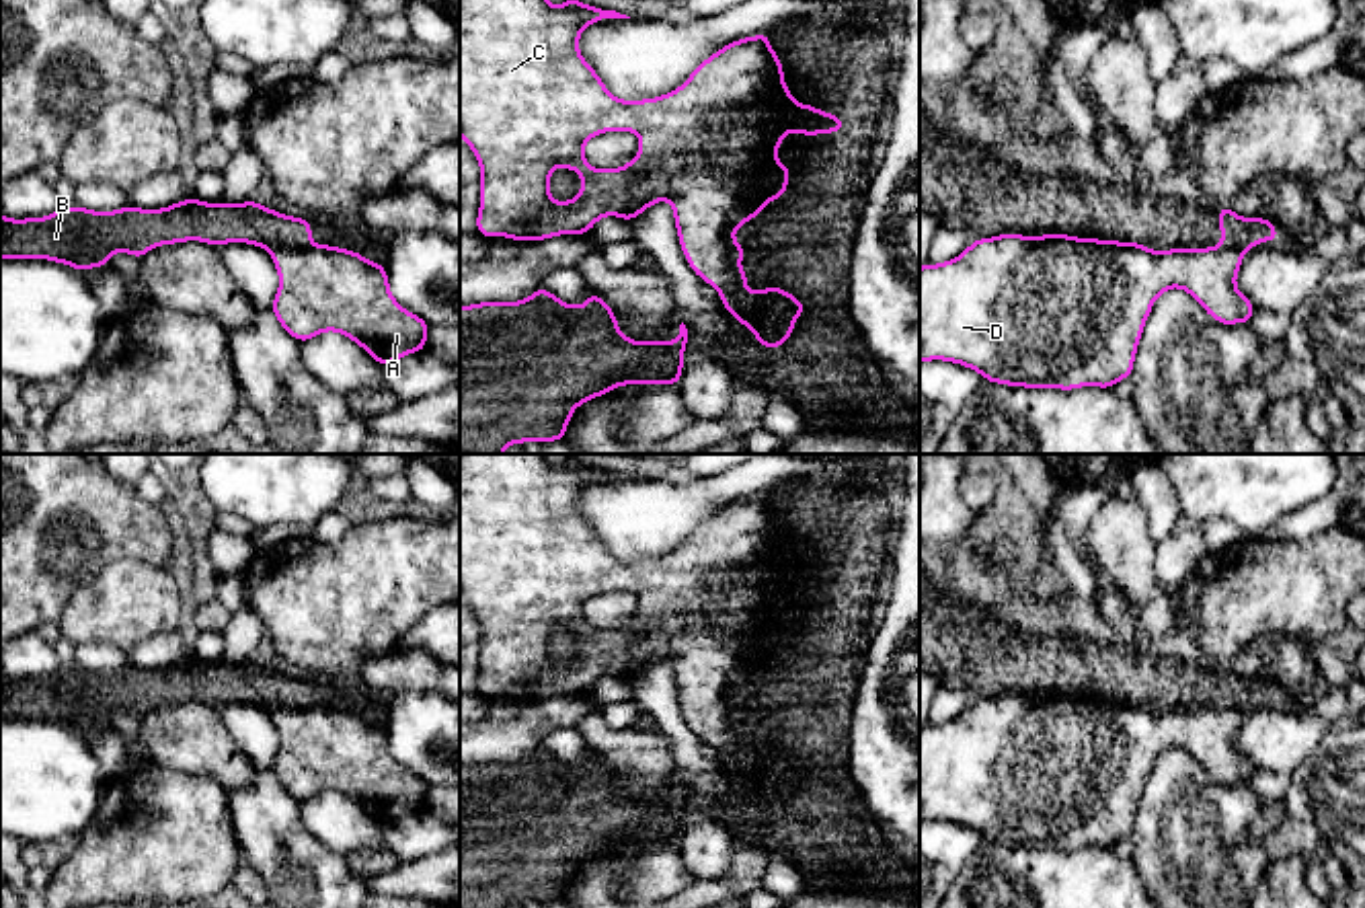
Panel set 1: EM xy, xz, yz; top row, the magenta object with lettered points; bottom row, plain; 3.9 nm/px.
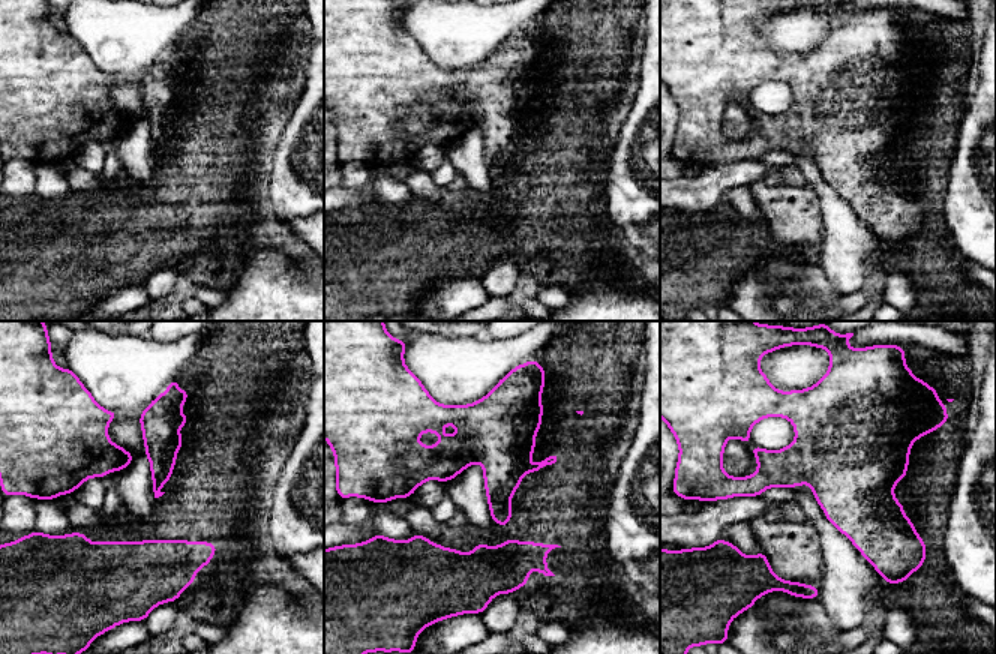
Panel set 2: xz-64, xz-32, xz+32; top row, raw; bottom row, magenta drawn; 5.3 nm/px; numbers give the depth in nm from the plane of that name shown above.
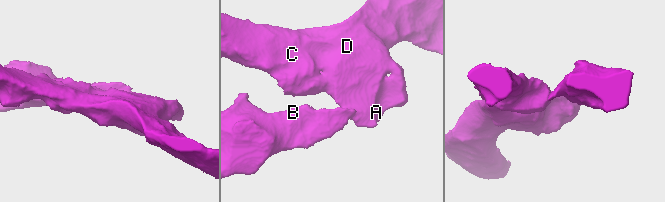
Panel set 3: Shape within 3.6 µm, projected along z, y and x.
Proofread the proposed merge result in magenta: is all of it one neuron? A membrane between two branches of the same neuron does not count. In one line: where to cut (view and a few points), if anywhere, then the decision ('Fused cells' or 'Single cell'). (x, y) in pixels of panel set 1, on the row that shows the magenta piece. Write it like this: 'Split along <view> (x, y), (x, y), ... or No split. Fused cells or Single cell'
Split along xz (723, 300), (737, 309), (748, 305), (748, 323). Fused cells

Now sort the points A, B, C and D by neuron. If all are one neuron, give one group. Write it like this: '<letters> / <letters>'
A C D / B

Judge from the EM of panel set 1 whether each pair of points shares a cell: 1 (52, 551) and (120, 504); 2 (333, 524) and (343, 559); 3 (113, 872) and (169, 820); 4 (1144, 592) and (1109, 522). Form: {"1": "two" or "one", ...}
{"1": "one", "2": "two", "3": "one", "4": "one"}

